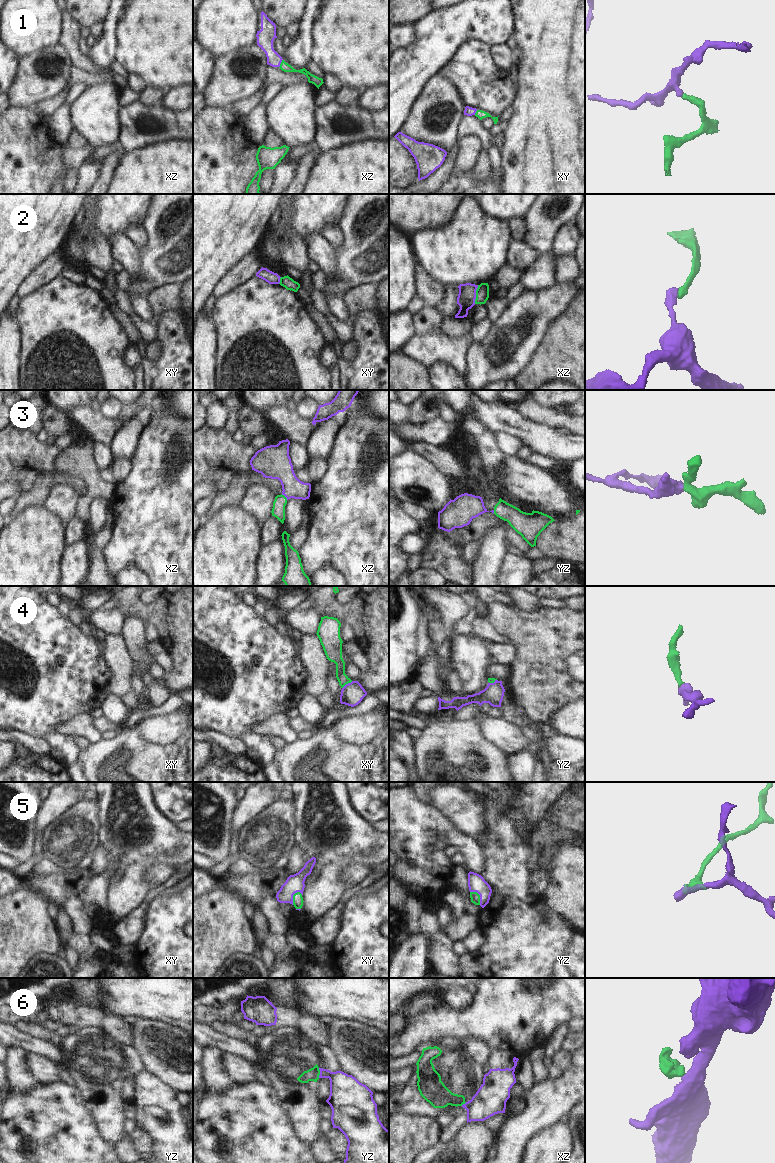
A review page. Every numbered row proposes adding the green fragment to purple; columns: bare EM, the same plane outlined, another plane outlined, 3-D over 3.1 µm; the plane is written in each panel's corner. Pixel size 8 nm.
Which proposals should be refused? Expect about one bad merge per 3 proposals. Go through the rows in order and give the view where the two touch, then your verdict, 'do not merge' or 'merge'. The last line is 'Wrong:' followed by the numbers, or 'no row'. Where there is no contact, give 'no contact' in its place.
1: meets purple in xz; merge
2: meets purple in xz; do not merge
3: meets purple in xz; merge
4: meets purple in xy; merge
5: meets purple in yz; merge
6: meets purple in yz; do not merge
Wrong: 2, 6

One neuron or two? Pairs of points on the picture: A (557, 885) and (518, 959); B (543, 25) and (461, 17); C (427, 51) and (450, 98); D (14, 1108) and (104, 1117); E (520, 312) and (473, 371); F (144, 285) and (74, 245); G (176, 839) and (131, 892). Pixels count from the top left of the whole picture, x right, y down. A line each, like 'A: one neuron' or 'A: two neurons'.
A: two neurons
B: two neurons
C: two neurons
D: two neurons
E: one neuron
F: two neurons
G: one neuron

